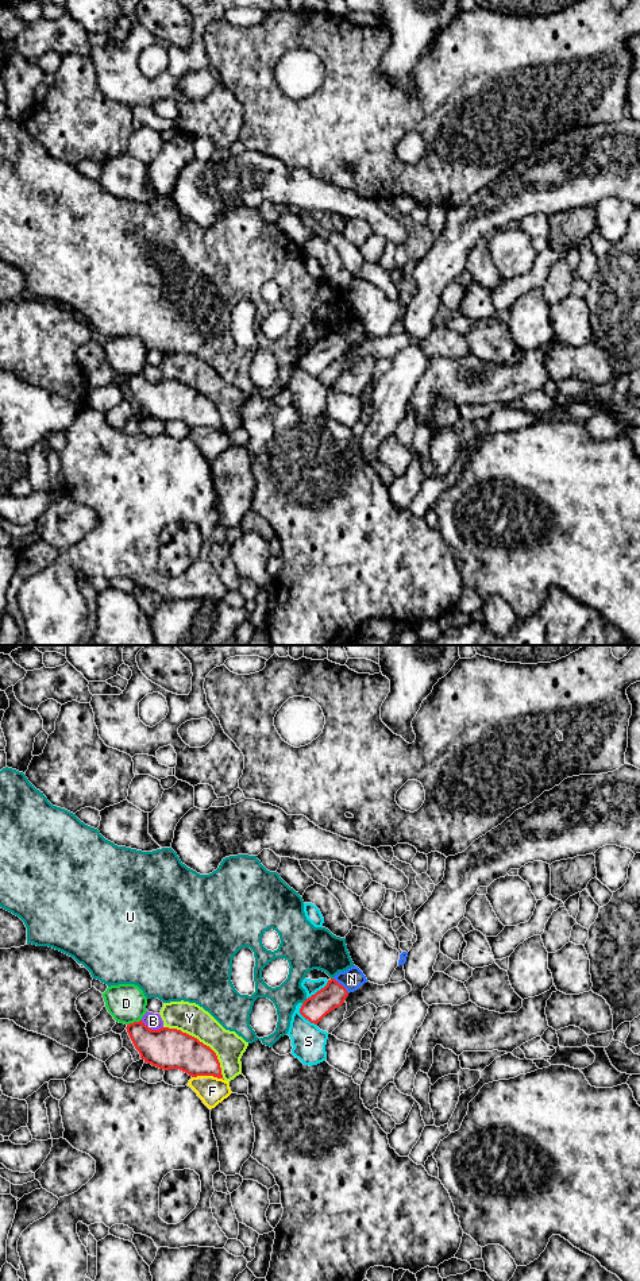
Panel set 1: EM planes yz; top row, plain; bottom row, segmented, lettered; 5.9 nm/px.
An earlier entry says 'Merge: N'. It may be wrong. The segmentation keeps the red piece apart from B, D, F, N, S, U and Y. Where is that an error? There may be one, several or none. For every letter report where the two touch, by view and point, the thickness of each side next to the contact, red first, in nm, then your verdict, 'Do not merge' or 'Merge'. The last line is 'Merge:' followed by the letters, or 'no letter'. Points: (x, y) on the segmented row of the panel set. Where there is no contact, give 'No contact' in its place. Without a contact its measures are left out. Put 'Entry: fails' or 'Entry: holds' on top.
Entry: holds
B: Touches red at yz (150, 1029). Thickness 240 nm (red) against 100 nm. Do not merge
D: Touches red at yz (134, 1022). Thickness 240 nm (red) against 220 nm. Do not merge
F: Touches red at yz (208, 1075). Thickness 220 nm (red) against 160 nm. Do not merge
N: Touches red at yz (342, 986). Thickness 150 nm (red) against 130 nm. Merge
S: Touches red at yz (304, 1017). Thickness 150 nm (red) against 200 nm. Do not merge
U: Touches red at yz (304, 1002). Thickness 150 nm (red) against 160 nm. Do not merge
Y: Touches red at yz (201, 1042). Thickness 240 nm (red) against 180 nm. Do not merge
Merge: N

